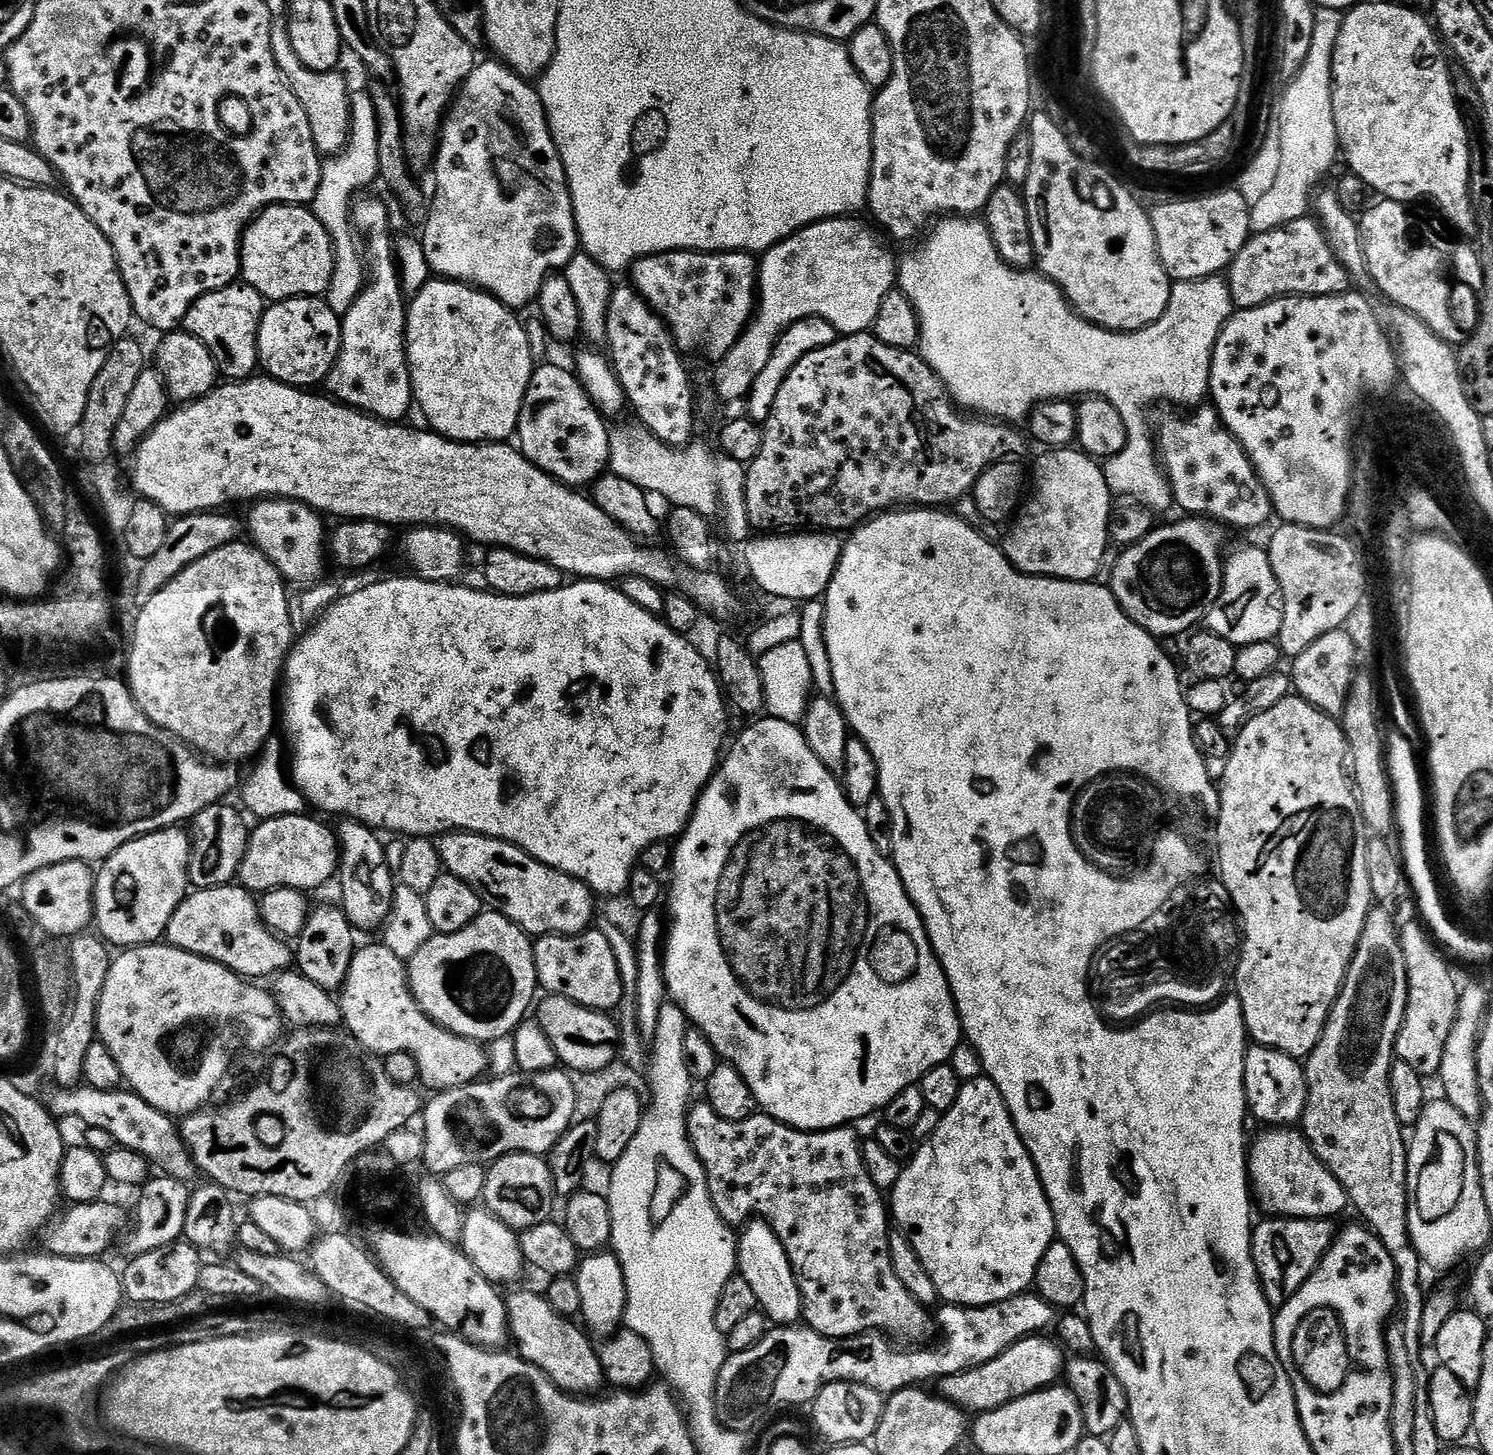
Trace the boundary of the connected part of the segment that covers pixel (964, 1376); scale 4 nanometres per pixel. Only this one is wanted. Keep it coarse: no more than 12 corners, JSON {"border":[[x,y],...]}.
{"border":[[1055,1339],[1019,1340],[938,1381],[968,1414],[1051,1388],[1066,1368]]}

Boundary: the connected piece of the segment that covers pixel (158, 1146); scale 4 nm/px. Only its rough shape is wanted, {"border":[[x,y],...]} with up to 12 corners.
{"border":[[57,1087],[53,1117],[112,1134],[165,1176],[192,1182],[177,1121],[131,1090]]}

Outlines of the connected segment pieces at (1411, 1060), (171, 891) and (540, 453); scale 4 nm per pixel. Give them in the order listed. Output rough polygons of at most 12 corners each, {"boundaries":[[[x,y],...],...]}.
{"boundaries":[[[1419,923],[1400,928],[1408,1001],[1395,1059],[1435,1077],[1460,988]],[[189,833],[137,836],[99,865],[94,928],[155,944],[189,895]],[[535,369],[518,447],[569,486],[609,467],[609,425],[575,371]]]}

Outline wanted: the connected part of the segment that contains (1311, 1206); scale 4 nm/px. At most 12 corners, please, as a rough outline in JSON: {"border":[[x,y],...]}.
{"border":[[1269,1127],[1248,1157],[1269,1217],[1326,1220],[1346,1190],[1303,1131]]}

